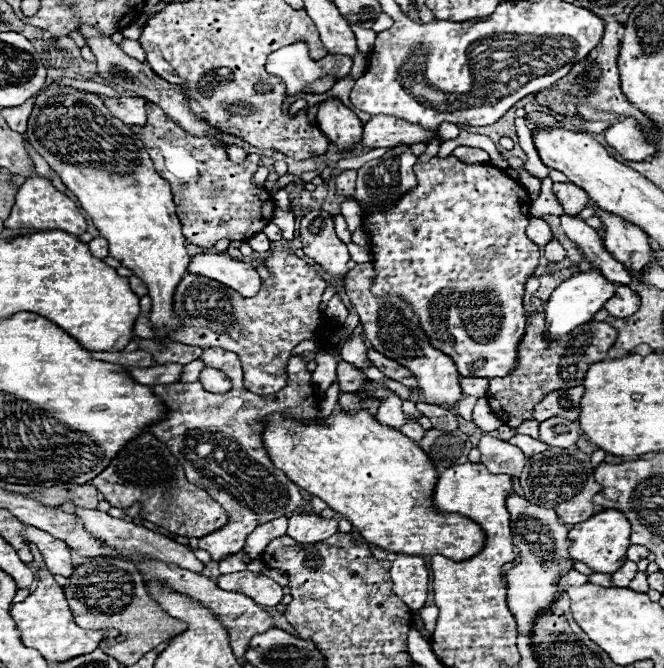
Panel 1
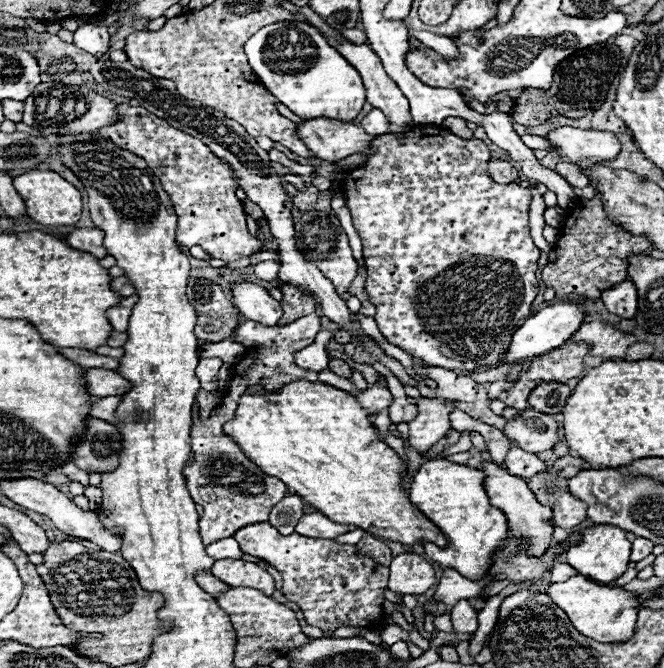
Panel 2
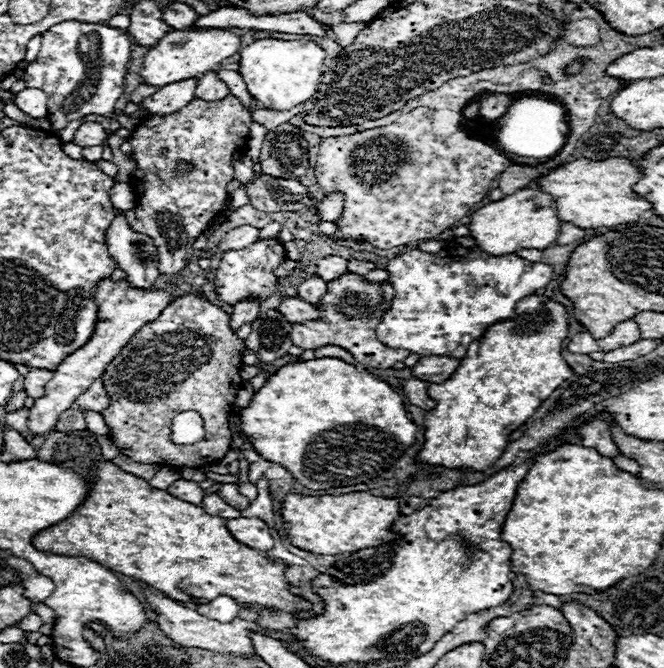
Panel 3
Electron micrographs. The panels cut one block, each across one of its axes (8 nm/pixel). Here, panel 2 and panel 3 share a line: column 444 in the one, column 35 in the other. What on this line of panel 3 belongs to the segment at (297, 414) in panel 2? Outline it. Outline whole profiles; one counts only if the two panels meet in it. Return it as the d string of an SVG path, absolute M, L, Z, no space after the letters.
M104 462L98 468L94 468L92 484L94 488L90 492L90 498L86 498L86 502L70 518L54 524L48 530L42 530L34 538L34 546L38 550L56 552L62 556L84 556L112 572L120 572L124 576L142 580L148 586L164 592L168 598L174 598L178 602L202 604L214 600L216 596L226 594L242 606L256 606L290 614L298 614L302 610L312 608L308 600L290 592L292 584L284 576L286 566L270 562L258 550L240 544L228 532L224 518L210 516L200 506L188 504L164 490L152 488L146 480L120 470L112 462Z

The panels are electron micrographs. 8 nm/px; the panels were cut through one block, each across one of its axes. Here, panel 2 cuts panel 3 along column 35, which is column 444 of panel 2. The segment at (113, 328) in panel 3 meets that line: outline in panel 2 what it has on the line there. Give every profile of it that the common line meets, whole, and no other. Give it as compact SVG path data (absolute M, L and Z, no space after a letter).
M424 398L418 402L418 416L408 422L408 436L406 444L414 448L418 454L428 452L440 438L446 436L450 428L448 414L452 412L456 400L442 400L442 398Z

